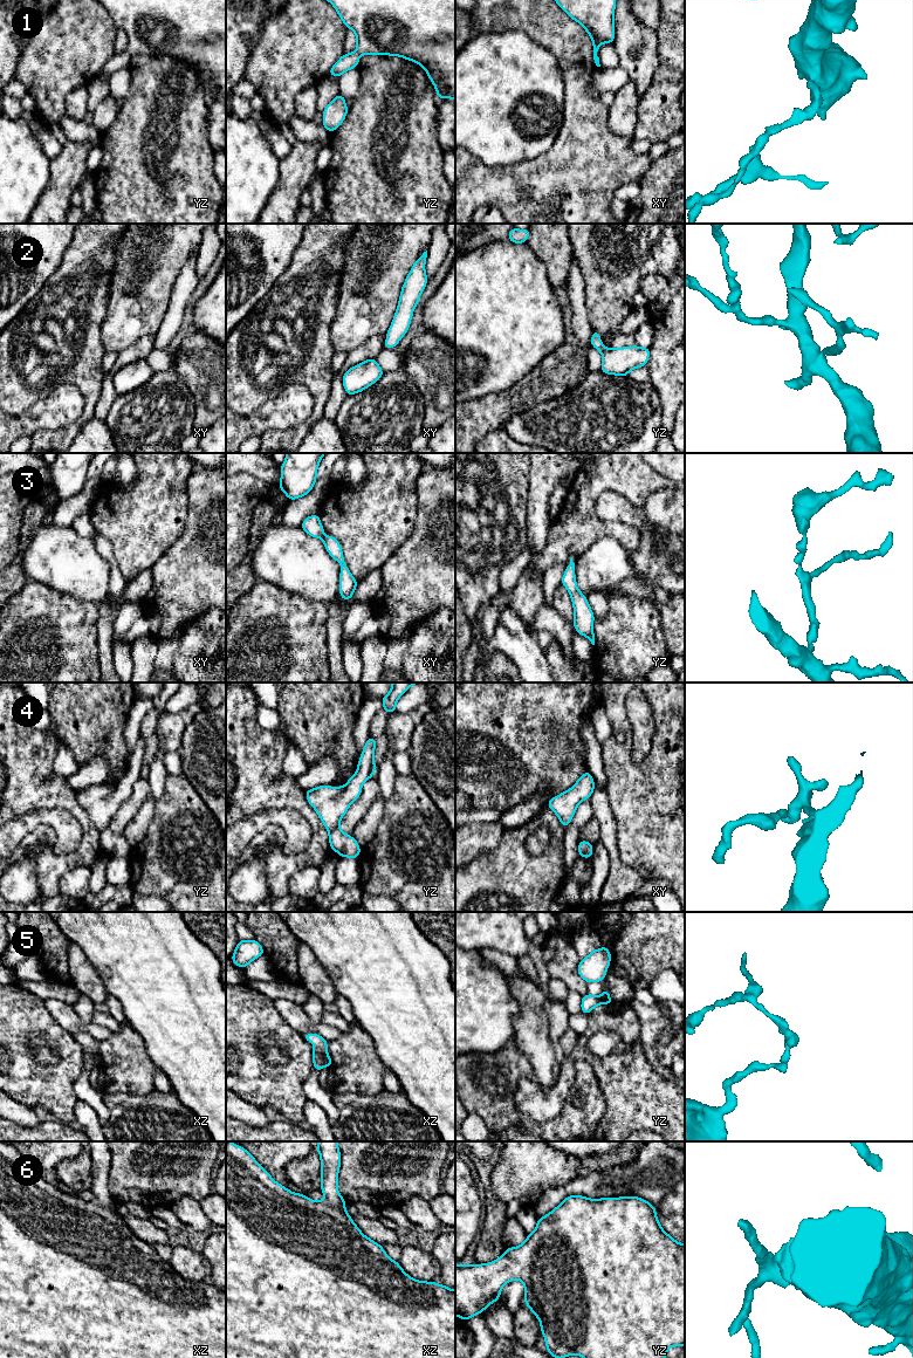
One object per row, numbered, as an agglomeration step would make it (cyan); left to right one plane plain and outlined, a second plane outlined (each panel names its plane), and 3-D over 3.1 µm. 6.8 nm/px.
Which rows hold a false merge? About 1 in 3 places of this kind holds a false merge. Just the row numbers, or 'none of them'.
5

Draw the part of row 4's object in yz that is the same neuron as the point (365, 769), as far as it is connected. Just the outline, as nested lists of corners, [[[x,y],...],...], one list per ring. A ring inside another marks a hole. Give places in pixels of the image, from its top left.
[[[369,738],[361,754],[356,774],[343,787],[320,786],[306,791],[309,804],[316,810],[329,832],[330,848],[341,857],[358,858],[361,848],[357,841],[345,835],[339,822],[352,802],[362,794],[362,786],[375,775],[373,761],[376,738]]]

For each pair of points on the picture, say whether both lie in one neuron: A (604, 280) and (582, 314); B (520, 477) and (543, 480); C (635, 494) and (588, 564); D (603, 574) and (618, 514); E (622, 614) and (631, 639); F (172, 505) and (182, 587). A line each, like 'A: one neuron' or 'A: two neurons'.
A: two neurons
B: two neurons
C: two neurons
D: two neurons
E: one neuron
F: two neurons

